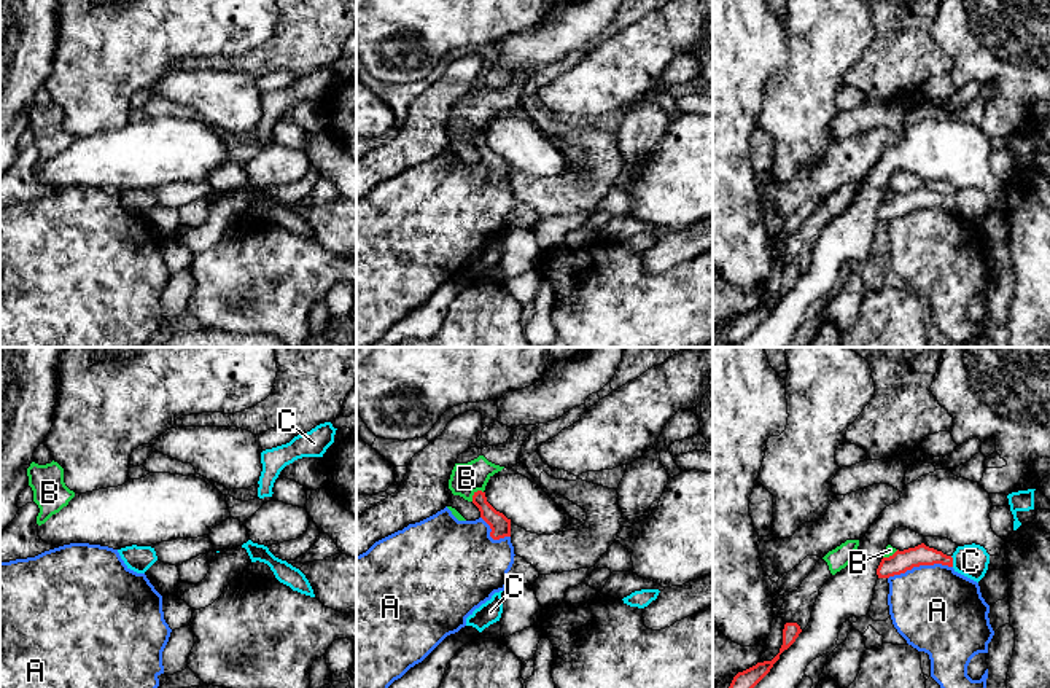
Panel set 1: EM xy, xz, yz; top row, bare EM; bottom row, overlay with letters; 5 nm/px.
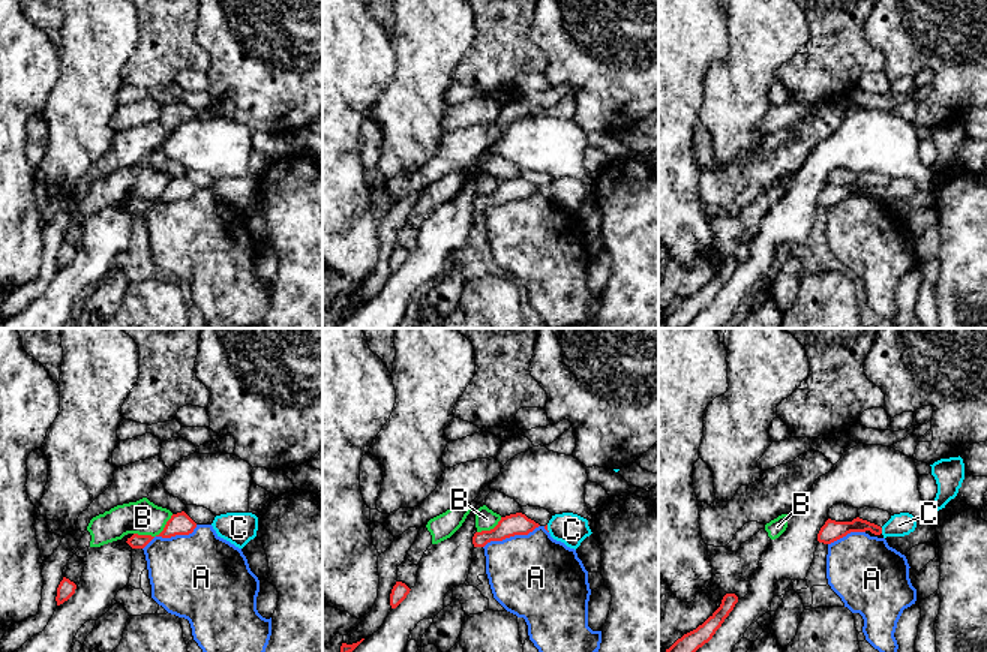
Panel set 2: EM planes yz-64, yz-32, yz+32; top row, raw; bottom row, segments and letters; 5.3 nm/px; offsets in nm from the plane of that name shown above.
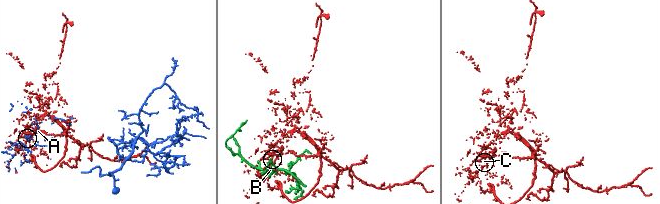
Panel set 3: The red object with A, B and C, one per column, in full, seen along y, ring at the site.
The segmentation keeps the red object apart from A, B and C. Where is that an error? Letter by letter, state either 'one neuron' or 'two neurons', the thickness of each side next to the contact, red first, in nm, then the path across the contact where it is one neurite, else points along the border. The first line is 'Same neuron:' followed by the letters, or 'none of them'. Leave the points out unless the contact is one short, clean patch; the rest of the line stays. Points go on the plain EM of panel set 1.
Same neuron: C
A: two neurons; 110 nm thick on the red side, 440 nm on the other
B: two neurons; 100 nm thick on the red side, 160 nm on the other; border along xz (481, 132), (471, 144)
C: one neuron; 110 nm thick on the red side, 160 nm on the other; runs through yz (921, 198), (952, 204), (971, 204)

